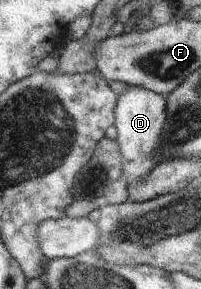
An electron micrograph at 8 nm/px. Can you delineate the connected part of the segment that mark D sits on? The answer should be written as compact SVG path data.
M130 85L119 95L117 106L118 146L121 150L121 168L126 184L137 184L148 178L158 164L154 151L162 142L162 130L165 128L169 111L166 109L166 99L145 87Z

